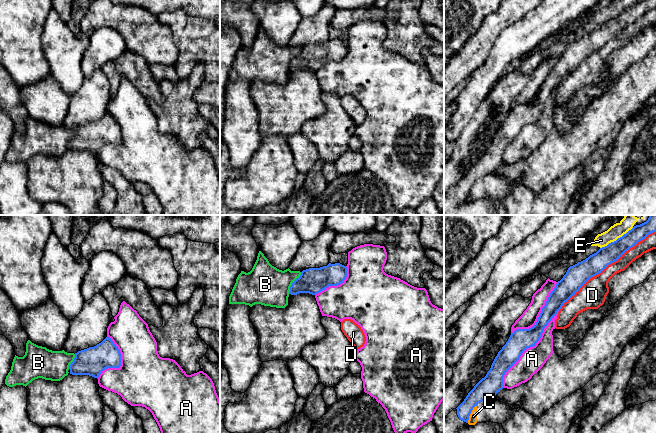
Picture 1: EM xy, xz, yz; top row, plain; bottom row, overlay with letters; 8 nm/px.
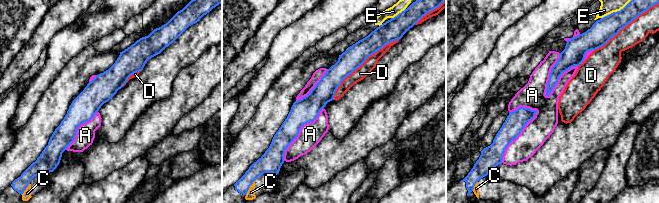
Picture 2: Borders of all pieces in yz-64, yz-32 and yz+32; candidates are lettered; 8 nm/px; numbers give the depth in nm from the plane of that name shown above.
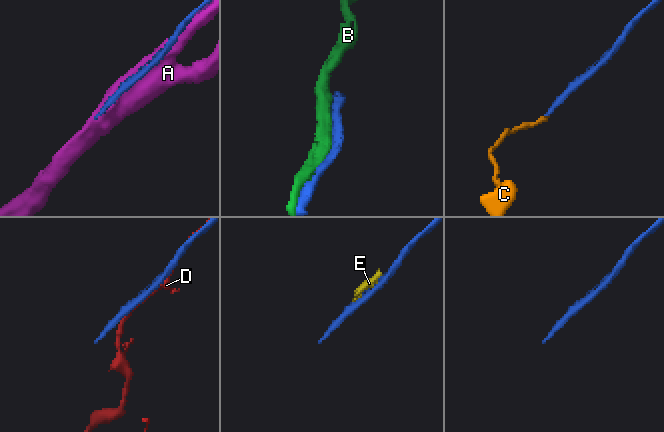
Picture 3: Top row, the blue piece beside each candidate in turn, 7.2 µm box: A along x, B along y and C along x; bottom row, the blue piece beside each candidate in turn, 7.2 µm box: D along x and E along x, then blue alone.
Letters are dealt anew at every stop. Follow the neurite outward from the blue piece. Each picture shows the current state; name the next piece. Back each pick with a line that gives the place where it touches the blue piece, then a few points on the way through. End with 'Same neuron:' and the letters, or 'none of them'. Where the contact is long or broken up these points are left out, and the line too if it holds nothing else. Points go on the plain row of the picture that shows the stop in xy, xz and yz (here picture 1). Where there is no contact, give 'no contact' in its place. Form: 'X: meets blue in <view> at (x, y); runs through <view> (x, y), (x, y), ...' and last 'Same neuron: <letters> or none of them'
Same neuron: none of them

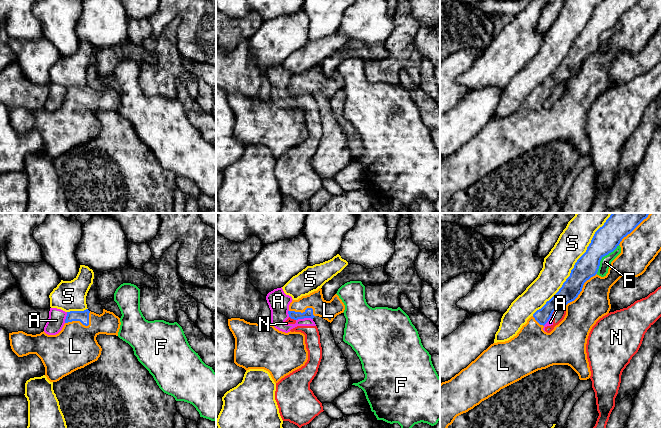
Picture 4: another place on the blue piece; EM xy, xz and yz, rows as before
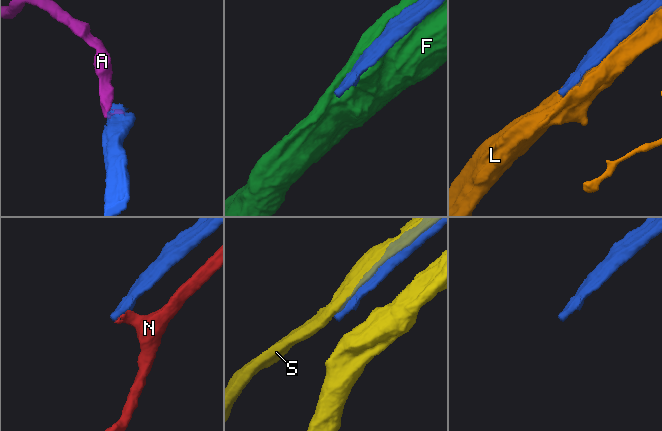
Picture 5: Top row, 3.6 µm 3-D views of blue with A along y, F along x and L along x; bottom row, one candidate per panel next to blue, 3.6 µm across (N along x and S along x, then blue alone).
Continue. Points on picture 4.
L: meets blue in yz at (581, 66)
Same neuron: L

